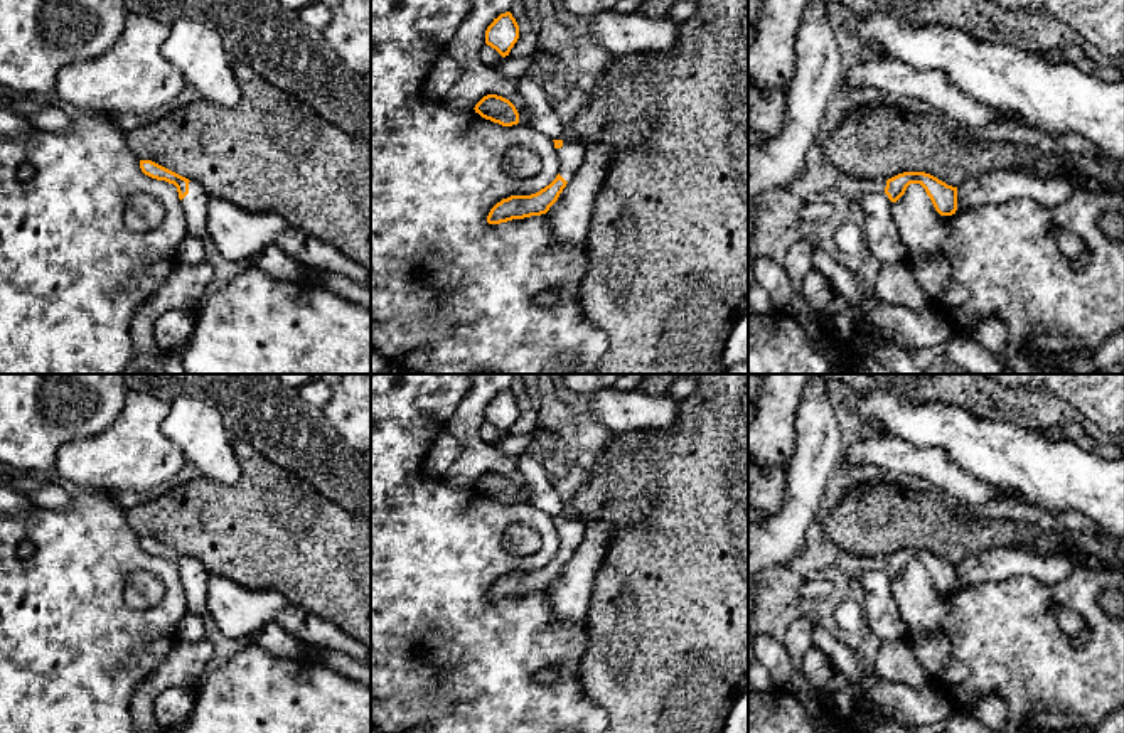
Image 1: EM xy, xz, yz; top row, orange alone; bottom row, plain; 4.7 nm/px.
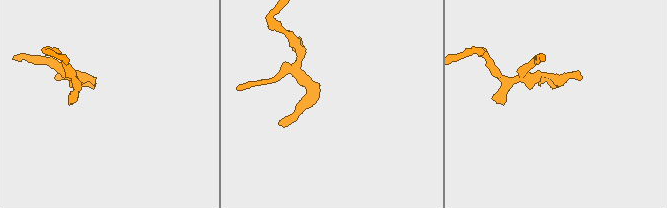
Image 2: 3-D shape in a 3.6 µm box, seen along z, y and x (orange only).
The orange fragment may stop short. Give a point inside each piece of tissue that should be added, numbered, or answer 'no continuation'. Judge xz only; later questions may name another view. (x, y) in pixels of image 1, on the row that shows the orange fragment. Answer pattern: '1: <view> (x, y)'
1: xz (572, 155)

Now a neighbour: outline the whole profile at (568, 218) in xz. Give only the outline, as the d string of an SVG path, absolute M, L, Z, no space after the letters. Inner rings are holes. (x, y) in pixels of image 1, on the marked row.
M607 143L585 147L585 162L544 214L549 231L563 248L586 244L595 197L605 182L613 148Z

